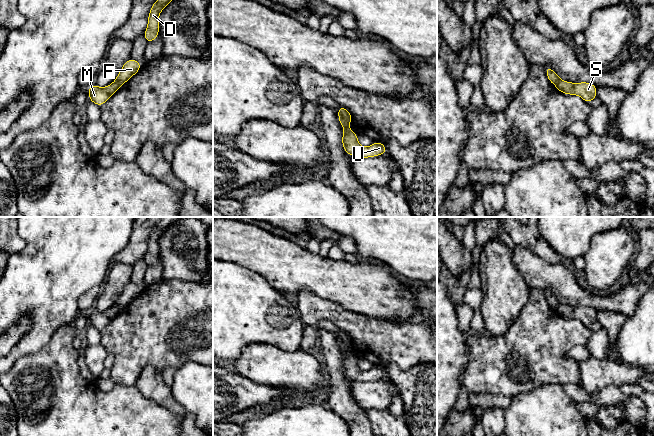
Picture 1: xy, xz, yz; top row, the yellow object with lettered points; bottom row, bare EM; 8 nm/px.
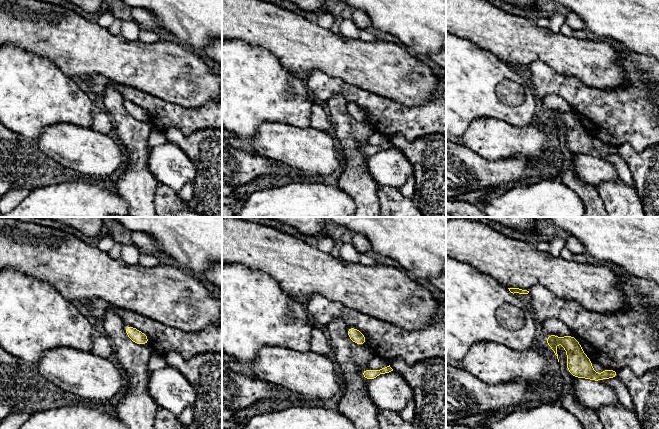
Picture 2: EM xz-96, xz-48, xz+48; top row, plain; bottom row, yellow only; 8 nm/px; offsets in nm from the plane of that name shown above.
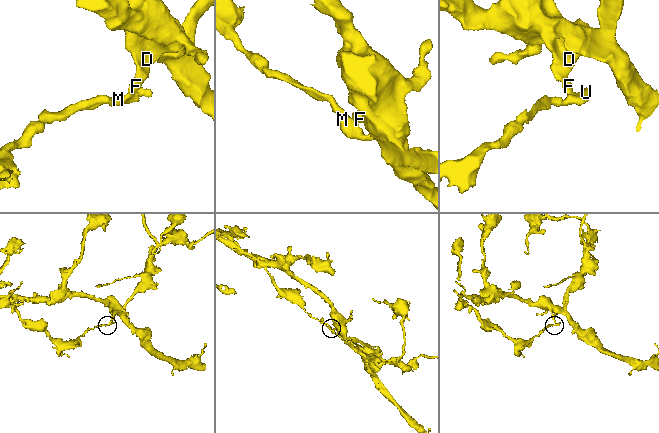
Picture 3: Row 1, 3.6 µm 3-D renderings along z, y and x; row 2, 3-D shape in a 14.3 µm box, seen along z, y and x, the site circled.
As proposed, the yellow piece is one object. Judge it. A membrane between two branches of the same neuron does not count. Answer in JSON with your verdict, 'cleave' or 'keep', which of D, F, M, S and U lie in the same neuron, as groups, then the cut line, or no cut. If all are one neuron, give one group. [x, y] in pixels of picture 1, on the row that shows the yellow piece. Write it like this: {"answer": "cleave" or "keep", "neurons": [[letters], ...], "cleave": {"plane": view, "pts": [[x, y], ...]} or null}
{"answer": "cleave", "neurons": [["D", "F"], ["M", "S", "U"]], "cleave": {"plane": "xz", "pts": [[338, 113], [349, 122]]}}

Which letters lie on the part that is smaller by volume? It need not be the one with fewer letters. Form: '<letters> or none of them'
M, S, U

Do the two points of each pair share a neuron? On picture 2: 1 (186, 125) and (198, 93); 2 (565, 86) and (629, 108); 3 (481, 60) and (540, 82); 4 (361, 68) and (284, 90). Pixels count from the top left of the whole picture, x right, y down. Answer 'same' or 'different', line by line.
1: different
2: same
3: different
4: different

